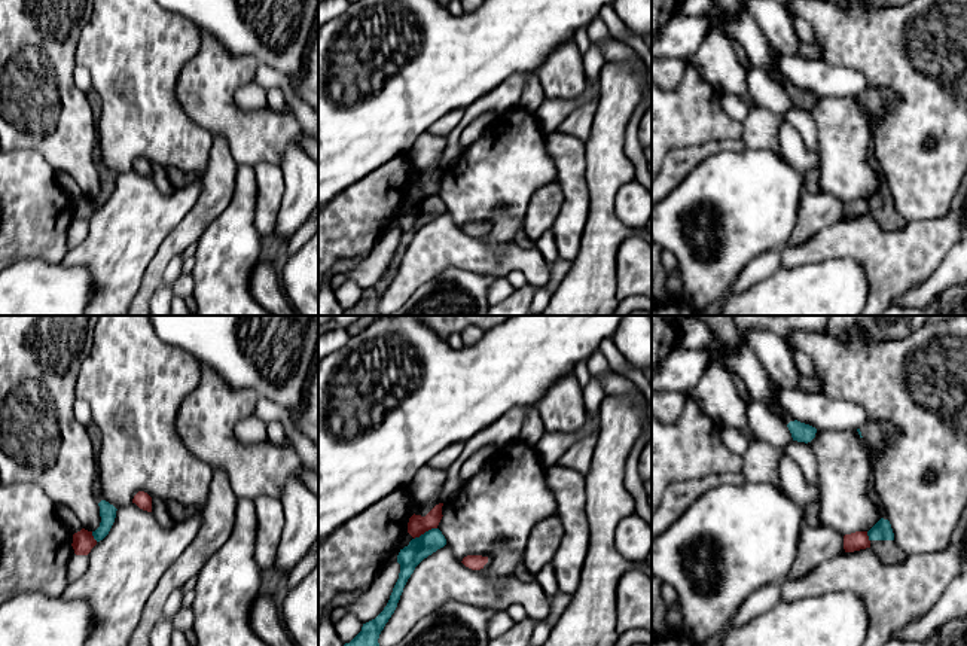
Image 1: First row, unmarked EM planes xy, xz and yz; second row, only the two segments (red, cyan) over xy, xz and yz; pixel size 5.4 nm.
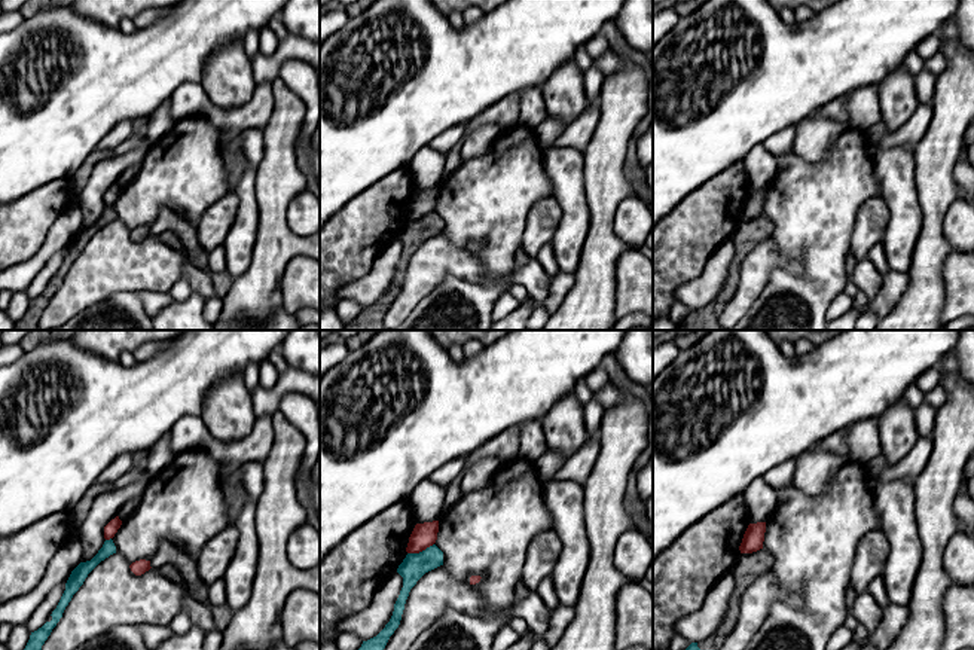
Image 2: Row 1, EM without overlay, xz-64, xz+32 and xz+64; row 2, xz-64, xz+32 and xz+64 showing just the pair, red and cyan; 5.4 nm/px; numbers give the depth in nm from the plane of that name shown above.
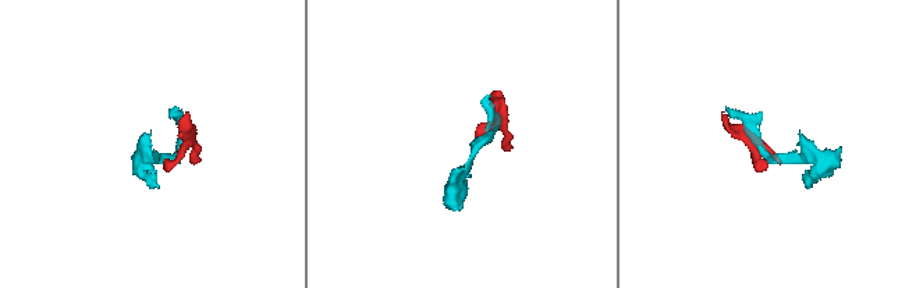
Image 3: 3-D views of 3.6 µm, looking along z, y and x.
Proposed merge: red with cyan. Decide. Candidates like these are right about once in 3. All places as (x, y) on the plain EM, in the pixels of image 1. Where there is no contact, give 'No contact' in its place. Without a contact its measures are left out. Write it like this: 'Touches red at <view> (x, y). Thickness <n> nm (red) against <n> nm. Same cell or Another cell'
Touches red at xz (424, 198). Thickness 110 nm (red) against 120 nm. Another cell

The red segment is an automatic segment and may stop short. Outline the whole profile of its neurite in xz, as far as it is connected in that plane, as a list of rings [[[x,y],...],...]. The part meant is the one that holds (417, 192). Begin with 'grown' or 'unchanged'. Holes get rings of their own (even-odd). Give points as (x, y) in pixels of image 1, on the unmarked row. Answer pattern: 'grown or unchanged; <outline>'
unchanged; [[[443,170],[436,171],[425,183],[412,182],[408,189],[408,199],[415,205],[431,195],[437,195],[442,186]]]

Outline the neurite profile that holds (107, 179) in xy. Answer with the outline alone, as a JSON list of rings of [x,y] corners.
[[[97,155],[97,167],[98,167],[98,173],[100,173],[101,189],[100,189],[100,194],[95,198],[92,198],[92,202],[97,208],[100,208],[109,201],[109,198],[115,189],[118,176],[104,167],[104,164],[98,155]]]

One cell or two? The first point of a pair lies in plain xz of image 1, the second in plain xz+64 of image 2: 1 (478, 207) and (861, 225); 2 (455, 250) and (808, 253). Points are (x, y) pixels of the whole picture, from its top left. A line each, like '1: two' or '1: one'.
1: two
2: two

